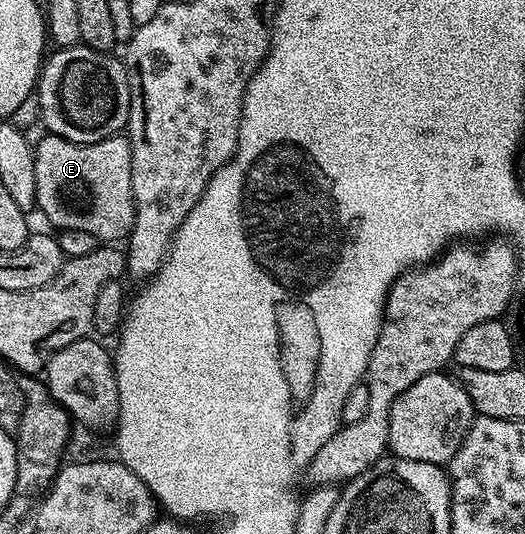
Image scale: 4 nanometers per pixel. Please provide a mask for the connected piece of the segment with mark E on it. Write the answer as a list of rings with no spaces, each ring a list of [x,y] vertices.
[[[49,134],[43,135],[42,141],[34,144],[34,161],[36,162],[36,198],[38,199],[36,208],[43,212],[52,223],[55,229],[71,228],[72,230],[84,230],[92,234],[99,242],[122,242],[127,239],[134,225],[134,195],[132,194],[132,154],[130,153],[130,142],[125,135],[109,136],[106,140],[101,140],[95,144],[73,144],[71,140],[65,140],[59,136]]]

